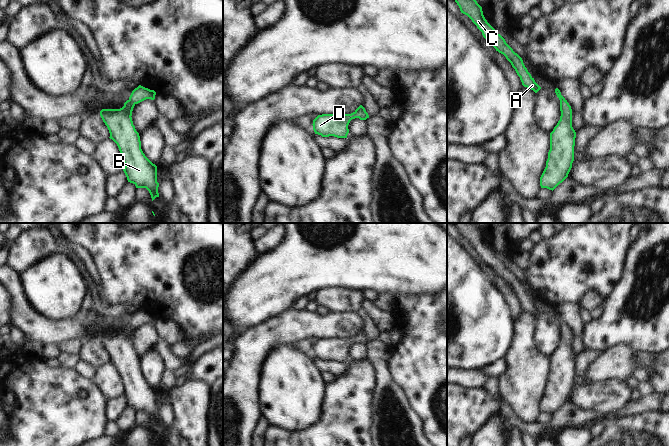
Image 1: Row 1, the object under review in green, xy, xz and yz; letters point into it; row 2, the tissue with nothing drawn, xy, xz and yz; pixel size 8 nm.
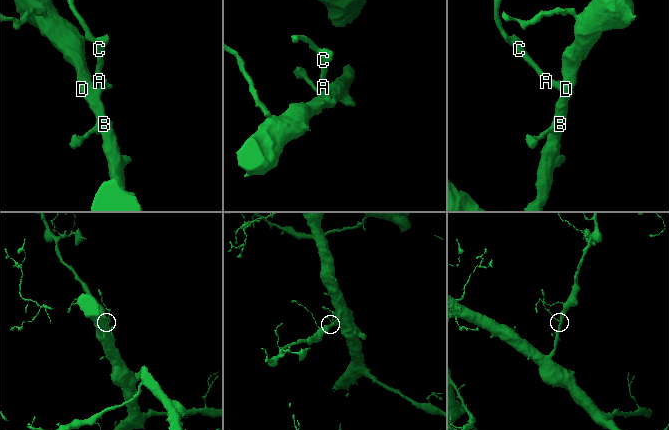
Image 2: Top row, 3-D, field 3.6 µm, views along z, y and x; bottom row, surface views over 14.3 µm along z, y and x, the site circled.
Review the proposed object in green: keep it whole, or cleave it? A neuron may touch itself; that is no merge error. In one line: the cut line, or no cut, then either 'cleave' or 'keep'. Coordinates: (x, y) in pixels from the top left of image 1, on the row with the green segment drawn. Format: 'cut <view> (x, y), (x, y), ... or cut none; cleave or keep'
cut none; keep

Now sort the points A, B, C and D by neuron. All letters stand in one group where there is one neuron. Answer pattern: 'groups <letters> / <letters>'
groups A B C D

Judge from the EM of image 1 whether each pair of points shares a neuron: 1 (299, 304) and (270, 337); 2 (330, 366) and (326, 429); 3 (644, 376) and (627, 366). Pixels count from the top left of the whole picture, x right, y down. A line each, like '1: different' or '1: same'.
1: different
2: different
3: different

